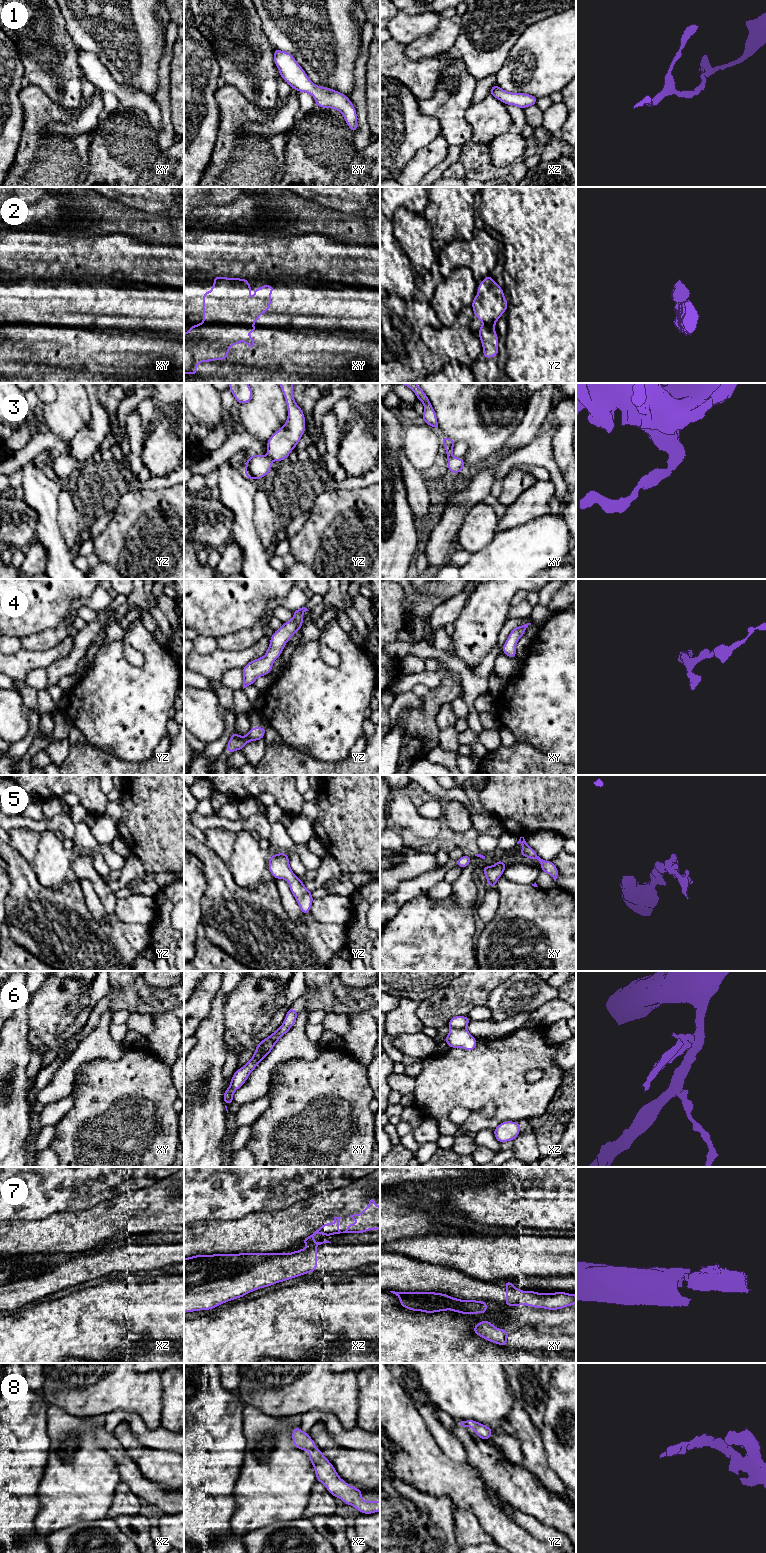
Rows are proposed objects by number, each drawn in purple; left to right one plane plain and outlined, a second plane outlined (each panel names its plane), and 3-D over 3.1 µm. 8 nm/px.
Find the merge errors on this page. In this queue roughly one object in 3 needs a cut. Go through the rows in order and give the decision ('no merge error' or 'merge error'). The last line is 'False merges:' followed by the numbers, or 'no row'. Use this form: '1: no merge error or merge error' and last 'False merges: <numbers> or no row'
1: no merge error
2: merge error
3: merge error
4: no merge error
5: no merge error
6: merge error
7: merge error
8: no merge error
False merges: 2, 3, 6, 7

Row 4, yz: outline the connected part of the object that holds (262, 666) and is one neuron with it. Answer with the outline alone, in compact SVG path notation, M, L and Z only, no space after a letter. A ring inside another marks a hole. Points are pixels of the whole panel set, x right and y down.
M305 607L293 611L293 618L288 622L282 623L281 627L274 631L266 654L263 657L250 661L242 668L243 689L253 685L258 677L271 673L273 663L282 654L285 644L302 628L303 613L306 611L309 610Z

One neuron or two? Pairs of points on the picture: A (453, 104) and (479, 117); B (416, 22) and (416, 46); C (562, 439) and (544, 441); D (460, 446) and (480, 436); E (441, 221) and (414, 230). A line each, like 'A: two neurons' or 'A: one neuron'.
A: two neurons
B: two neurons
C: two neurons
D: two neurons
E: two neurons

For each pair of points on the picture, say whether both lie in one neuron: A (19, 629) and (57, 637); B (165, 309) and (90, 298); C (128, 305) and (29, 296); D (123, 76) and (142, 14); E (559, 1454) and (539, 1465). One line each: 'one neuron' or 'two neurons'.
A: two neurons
B: one neuron
C: one neuron
D: one neuron
E: two neurons

